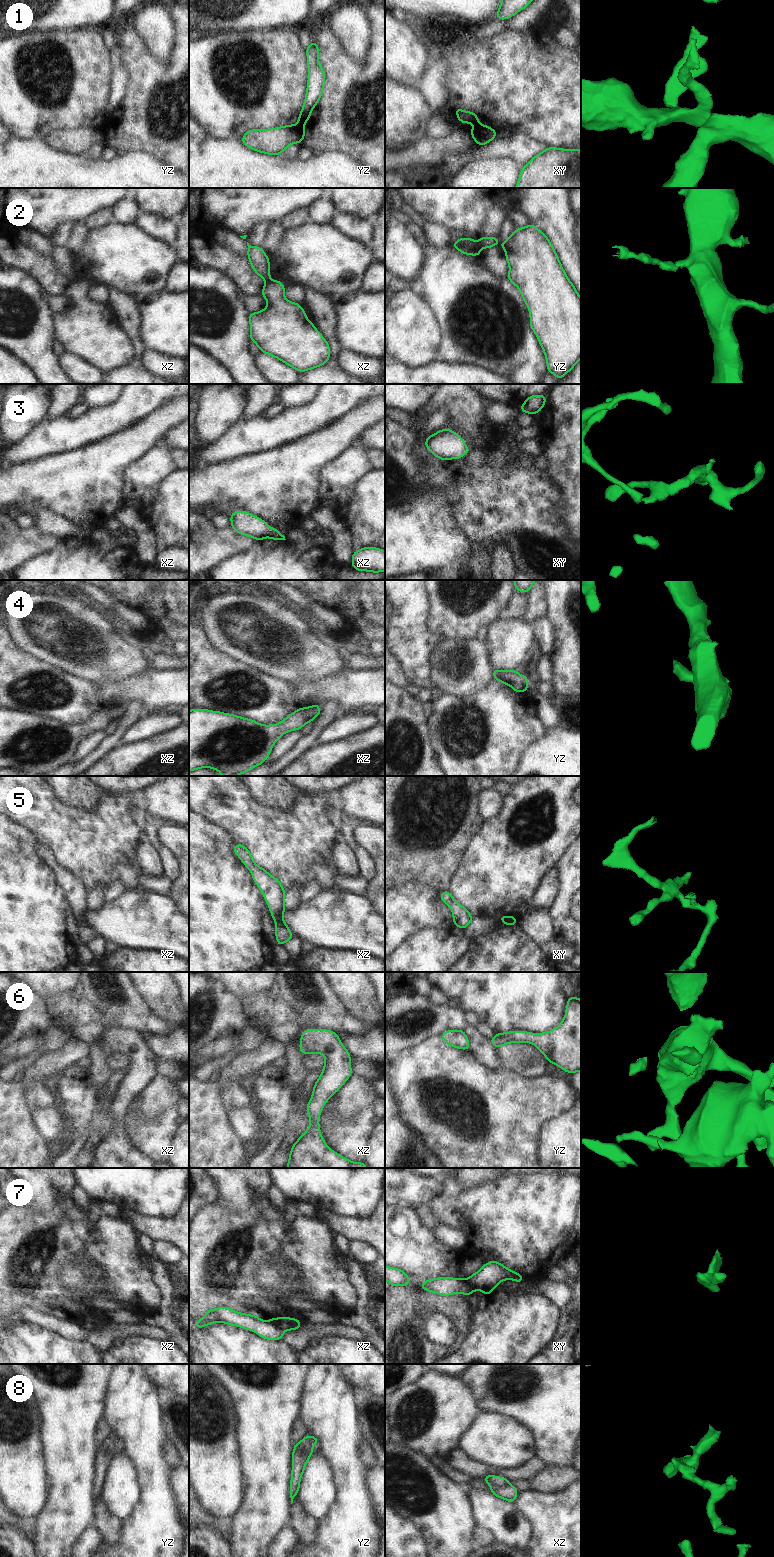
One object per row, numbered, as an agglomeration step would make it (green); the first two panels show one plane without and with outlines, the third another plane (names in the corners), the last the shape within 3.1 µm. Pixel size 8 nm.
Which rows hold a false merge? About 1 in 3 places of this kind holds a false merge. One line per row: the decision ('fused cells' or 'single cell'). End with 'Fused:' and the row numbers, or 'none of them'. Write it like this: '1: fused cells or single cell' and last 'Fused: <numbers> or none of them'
1: fused cells
2: fused cells
3: single cell
4: fused cells
5: single cell
6: single cell
7: fused cells
8: fused cells
Fused: 1, 2, 4, 7, 8

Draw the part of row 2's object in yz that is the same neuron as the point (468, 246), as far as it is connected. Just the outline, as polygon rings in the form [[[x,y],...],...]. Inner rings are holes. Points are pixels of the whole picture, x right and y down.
[[[464,237],[459,240],[456,240],[452,246],[457,250],[460,250],[463,254],[475,256],[479,256],[481,254],[481,249],[477,245],[477,243],[470,238]]]

